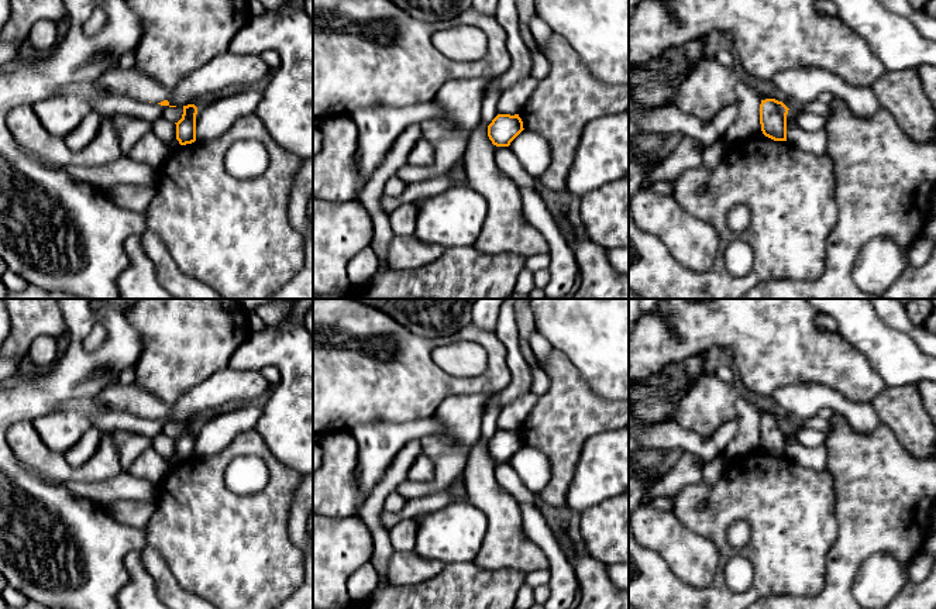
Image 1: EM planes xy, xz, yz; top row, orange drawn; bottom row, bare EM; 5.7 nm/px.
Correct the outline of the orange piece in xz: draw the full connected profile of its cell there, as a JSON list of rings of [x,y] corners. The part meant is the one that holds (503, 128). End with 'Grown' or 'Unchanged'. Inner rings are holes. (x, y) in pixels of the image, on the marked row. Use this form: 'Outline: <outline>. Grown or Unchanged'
Outline: [[[498,114],[488,125],[488,137],[496,147],[509,147],[523,130],[519,114]]]. Unchanged

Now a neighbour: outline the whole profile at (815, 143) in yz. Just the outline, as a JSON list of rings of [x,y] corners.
[[[788,110],[787,114],[787,141],[808,154],[813,155],[827,154],[826,128],[819,128],[816,131],[801,130],[795,123],[795,117],[791,110]]]

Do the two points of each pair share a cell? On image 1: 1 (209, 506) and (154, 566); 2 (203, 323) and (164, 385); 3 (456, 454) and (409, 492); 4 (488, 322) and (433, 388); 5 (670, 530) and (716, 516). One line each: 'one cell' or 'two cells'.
1: two cells
2: one cell
3: one cell
4: two cells
5: two cells

